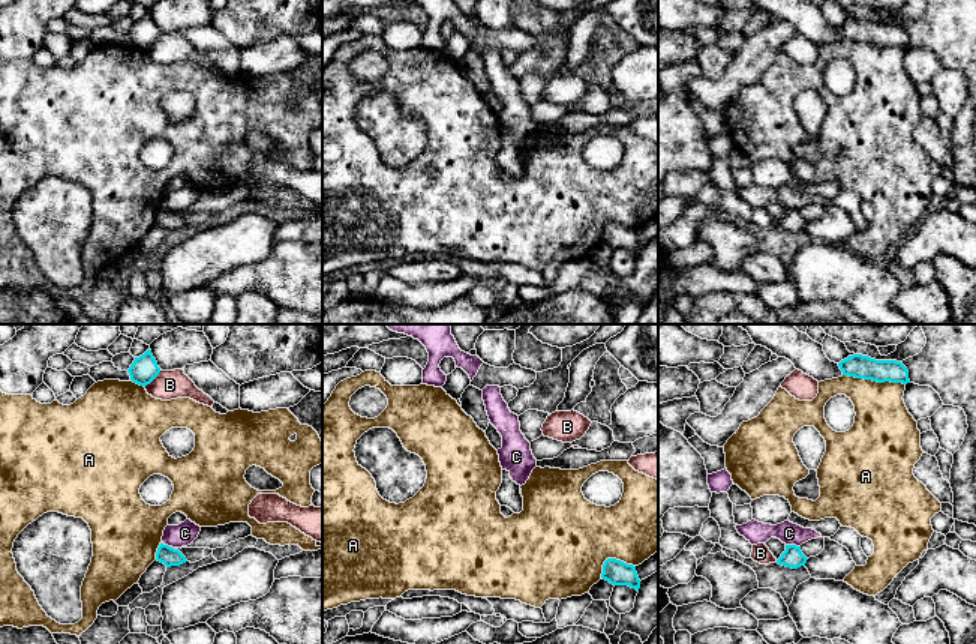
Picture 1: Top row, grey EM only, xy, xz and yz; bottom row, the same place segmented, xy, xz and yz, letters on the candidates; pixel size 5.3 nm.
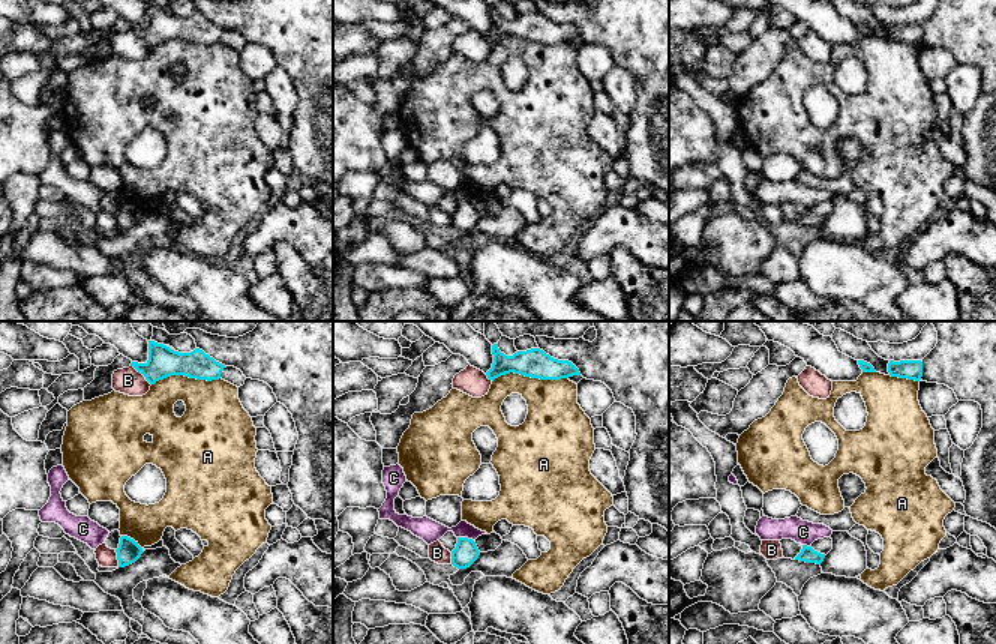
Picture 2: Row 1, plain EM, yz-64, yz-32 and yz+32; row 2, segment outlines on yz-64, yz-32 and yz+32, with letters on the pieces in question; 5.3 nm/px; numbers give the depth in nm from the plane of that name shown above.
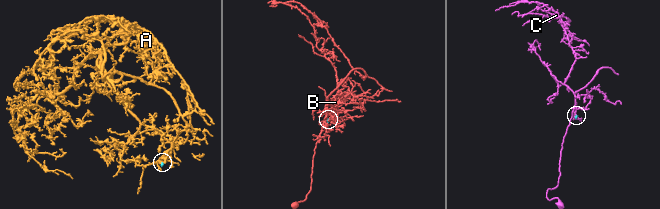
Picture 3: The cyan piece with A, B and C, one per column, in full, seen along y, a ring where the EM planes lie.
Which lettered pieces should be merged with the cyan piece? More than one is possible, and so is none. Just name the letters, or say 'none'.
none

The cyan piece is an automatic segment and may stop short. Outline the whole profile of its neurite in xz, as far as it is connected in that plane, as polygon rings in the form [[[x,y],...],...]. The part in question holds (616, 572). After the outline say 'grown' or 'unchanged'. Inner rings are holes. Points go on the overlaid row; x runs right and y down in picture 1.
[[[607,558],[603,564],[601,578],[613,585],[628,585],[639,591],[640,579],[636,572],[636,566],[627,564],[616,558]]]; unchanged

